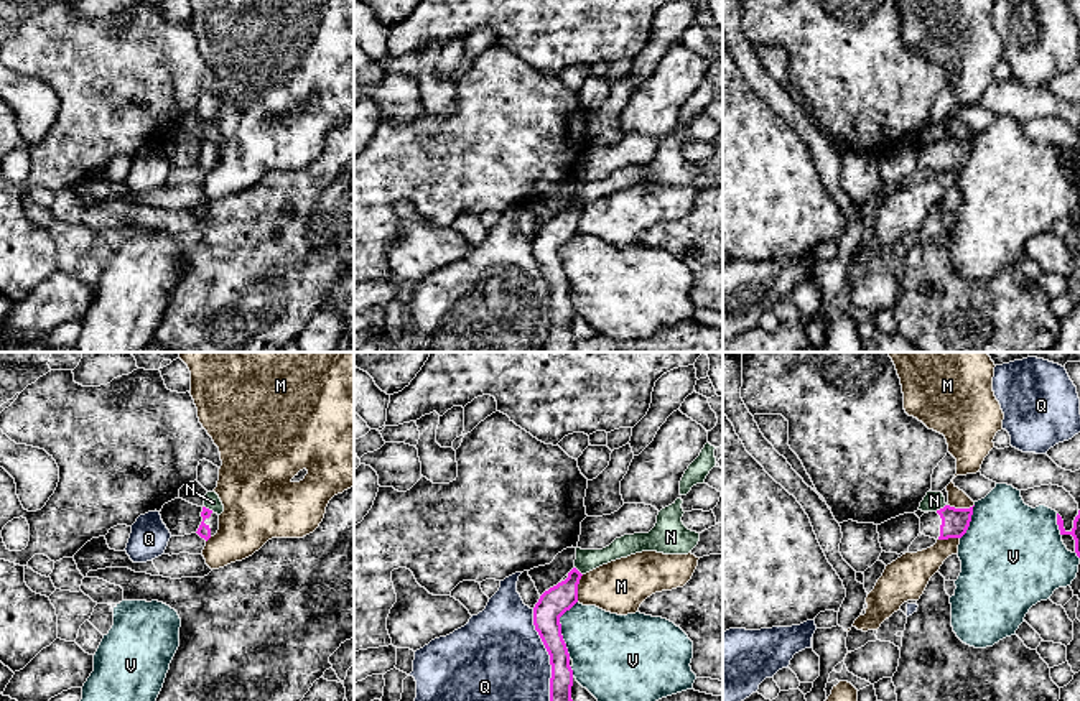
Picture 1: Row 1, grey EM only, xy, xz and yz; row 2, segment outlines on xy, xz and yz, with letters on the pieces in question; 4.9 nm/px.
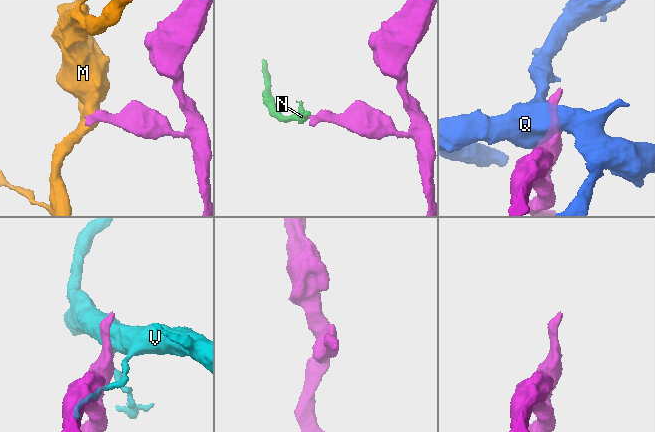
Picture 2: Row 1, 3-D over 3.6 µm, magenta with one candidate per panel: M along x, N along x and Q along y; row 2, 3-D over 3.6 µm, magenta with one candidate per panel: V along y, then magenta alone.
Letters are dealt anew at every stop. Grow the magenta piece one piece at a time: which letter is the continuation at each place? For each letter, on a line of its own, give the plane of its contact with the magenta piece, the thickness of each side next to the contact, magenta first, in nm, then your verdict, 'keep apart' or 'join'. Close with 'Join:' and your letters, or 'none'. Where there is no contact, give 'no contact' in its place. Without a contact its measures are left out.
M: xz | 140/260 nm | keep apart
N: yz | 140/100 nm | keep apart
Q: xz | 140/500 nm | keep apart
V: xz | 140/360 nm | keep apart
Join: none

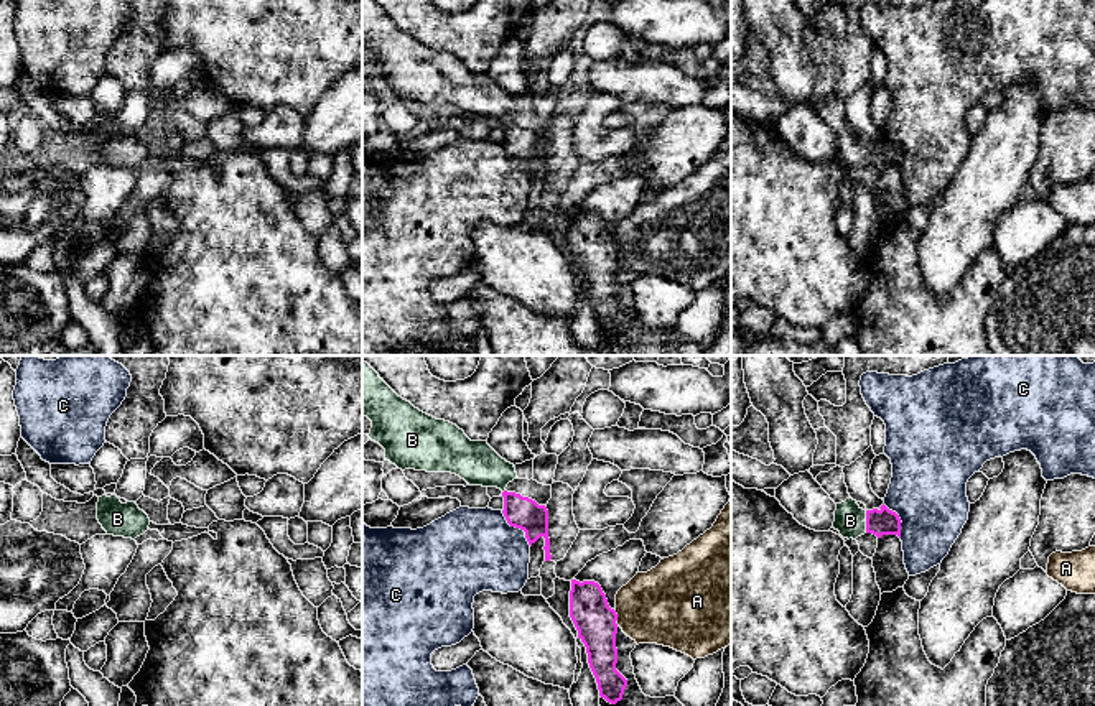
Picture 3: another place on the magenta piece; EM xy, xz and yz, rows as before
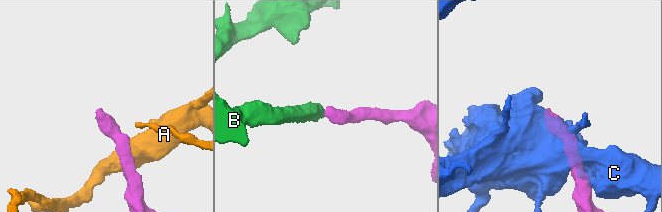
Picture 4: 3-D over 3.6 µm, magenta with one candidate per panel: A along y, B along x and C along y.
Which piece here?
A: xz | 200/380 nm | keep apart
B: yz | 130/160 nm | join
C: xz | 160/420 nm | keep apart
Join: B

